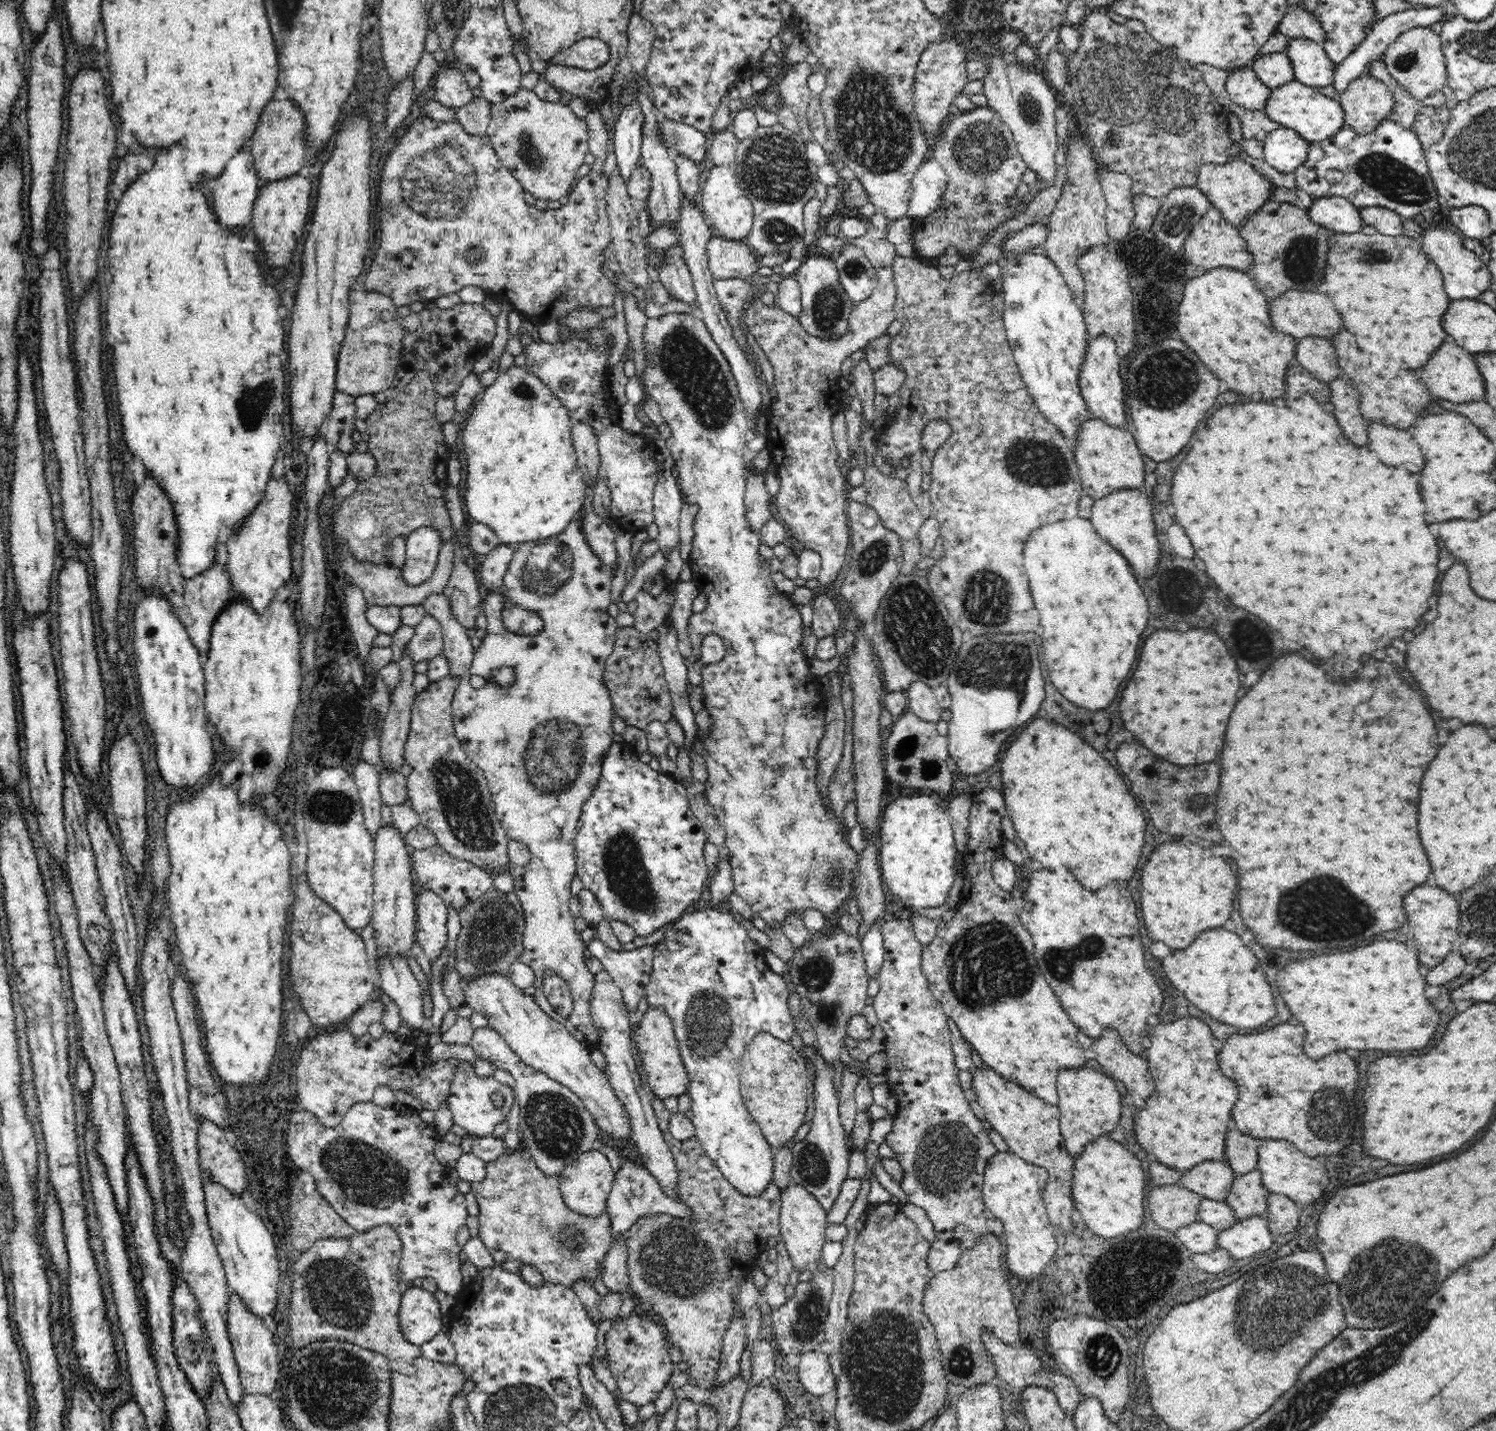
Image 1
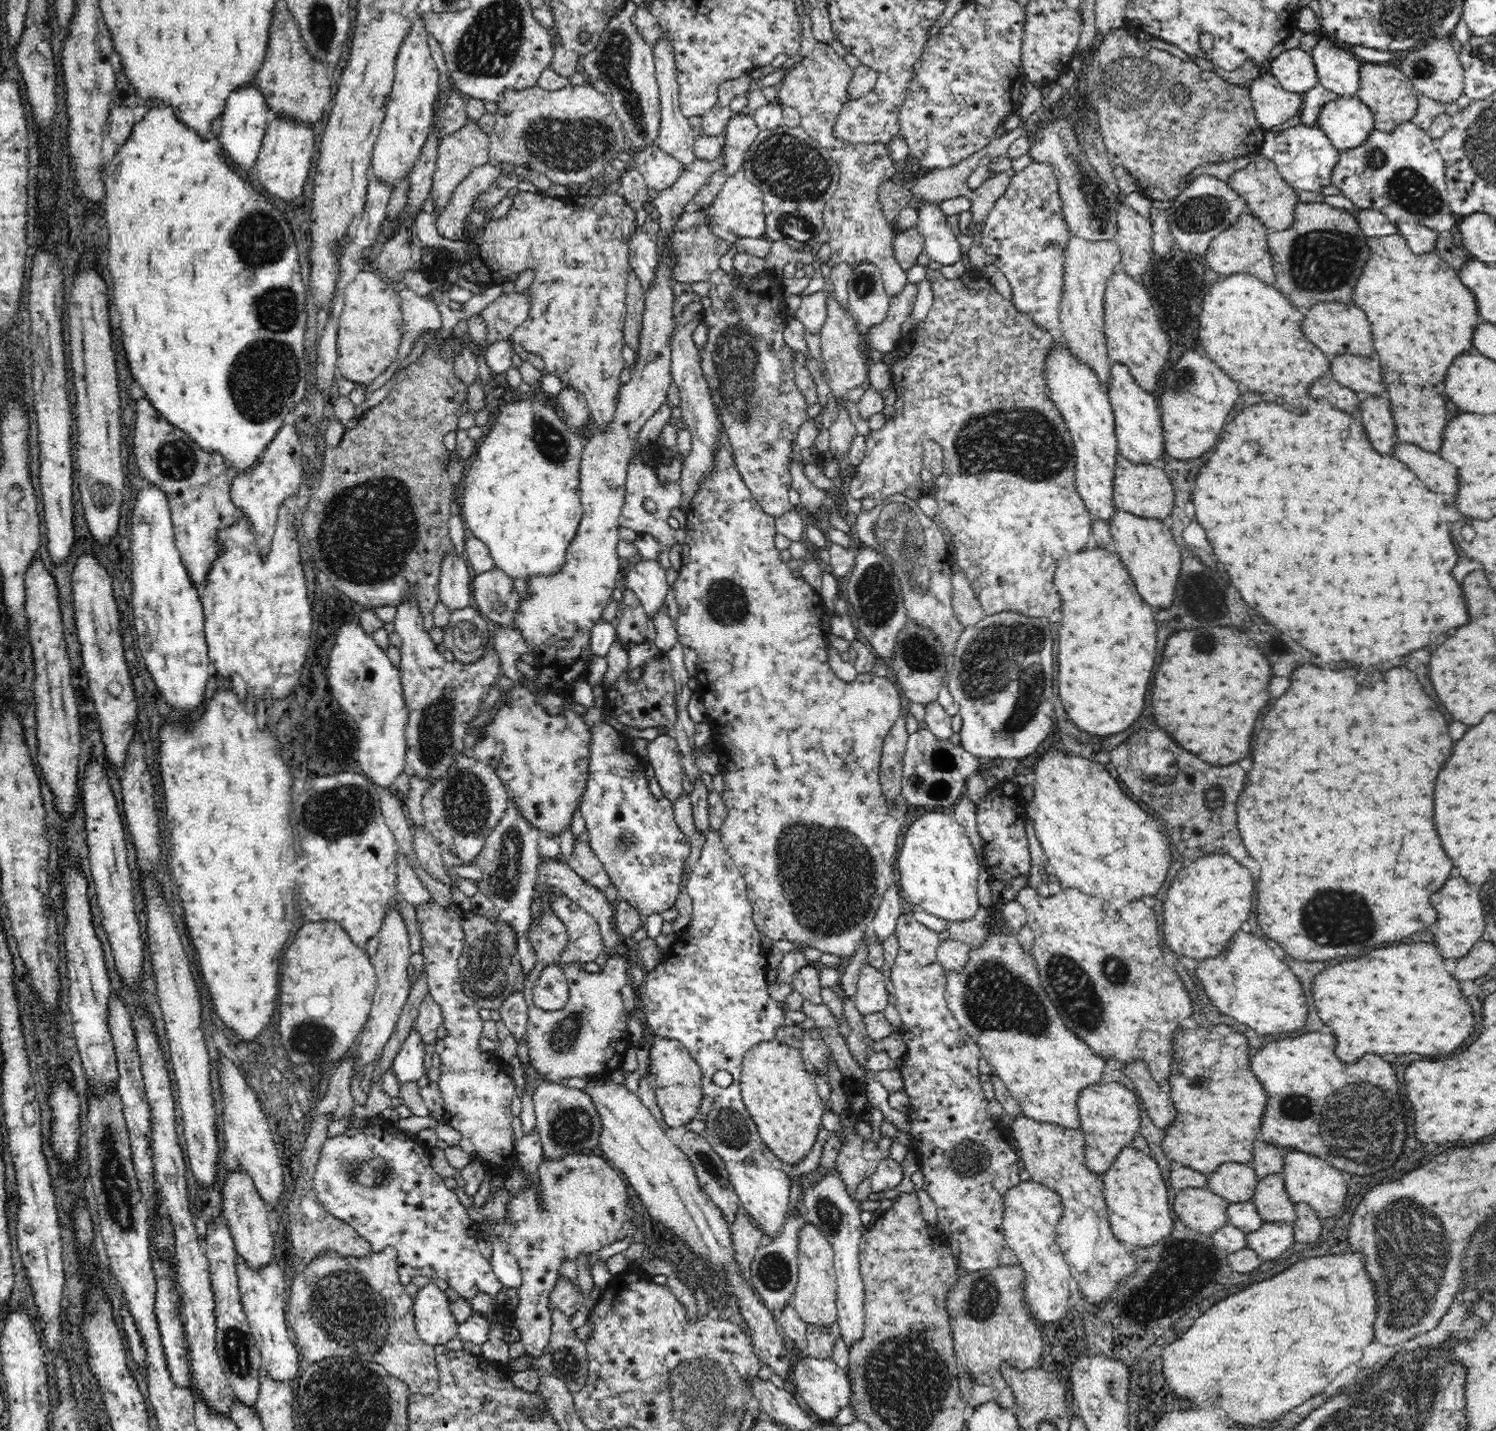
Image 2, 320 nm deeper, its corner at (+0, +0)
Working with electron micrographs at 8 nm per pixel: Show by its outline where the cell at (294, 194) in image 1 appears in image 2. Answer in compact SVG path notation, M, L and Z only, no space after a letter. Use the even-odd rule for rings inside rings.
M271 117L269 128L266 129L261 143L262 146L252 170L256 170L256 176L268 194L278 196L282 200L294 200L296 196L302 194L306 176L310 174L310 164L316 152L314 130L298 126L295 122L290 122L285 118Z

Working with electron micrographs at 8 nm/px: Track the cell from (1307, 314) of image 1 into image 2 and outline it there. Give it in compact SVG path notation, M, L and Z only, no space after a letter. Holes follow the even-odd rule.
M1314 304L1314 308L1308 310L1304 320L1304 332L1306 336L1322 350L1330 360L1336 354L1356 354L1356 356L1372 356L1374 346L1370 346L1370 322L1366 322L1366 314L1358 310L1356 306L1348 304Z

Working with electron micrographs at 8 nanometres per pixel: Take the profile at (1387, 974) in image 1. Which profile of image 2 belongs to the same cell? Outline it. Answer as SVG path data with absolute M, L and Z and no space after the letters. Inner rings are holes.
M1428 942L1400 944L1380 948L1364 958L1336 964L1316 980L1316 1006L1324 1024L1334 1028L1338 1046L1336 1056L1344 1062L1356 1062L1362 1054L1450 1054L1460 1048L1478 1026L1472 1006L1460 992L1458 980L1444 968L1444 958L1438 958L1436 946Z

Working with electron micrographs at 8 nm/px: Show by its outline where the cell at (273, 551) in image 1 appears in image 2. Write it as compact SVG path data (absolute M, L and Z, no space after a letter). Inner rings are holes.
M283 424L277 436L269 442L268 448L261 454L261 460L250 474L238 474L231 482L231 499L240 515L248 518L255 540L259 560L265 562L271 549L271 542L277 525L279 510L286 498L297 494L303 484L304 456L300 435L296 425Z

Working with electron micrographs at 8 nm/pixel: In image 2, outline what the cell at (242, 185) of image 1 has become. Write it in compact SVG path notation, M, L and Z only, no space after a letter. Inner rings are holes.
M255 84L246 85L242 88L242 94L234 94L234 98L230 98L230 106L225 106L222 111L220 120L222 128L220 128L220 136L218 140L222 142L222 148L226 152L226 156L238 164L240 170L251 170L255 165L259 150L262 146L266 129L269 128L271 114L266 106L266 101L262 98Z

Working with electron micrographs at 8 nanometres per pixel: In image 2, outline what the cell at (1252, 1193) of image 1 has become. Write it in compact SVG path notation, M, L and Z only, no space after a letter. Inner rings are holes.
M1270 1174L1259 1179L1252 1196L1255 1212L1265 1222L1287 1222L1296 1220L1296 1207L1288 1197L1282 1175Z

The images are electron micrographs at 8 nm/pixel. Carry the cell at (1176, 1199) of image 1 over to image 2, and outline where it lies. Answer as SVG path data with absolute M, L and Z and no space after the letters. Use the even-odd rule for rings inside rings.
M1203 1188L1180 1190L1174 1200L1174 1212L1188 1228L1202 1233L1214 1233L1228 1224L1226 1214L1230 1204L1216 1194Z

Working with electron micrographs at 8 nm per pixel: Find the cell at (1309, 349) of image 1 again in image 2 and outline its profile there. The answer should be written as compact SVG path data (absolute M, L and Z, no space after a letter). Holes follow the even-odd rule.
M1348 354L1336 356L1332 360L1329 376L1359 395L1382 395L1386 391L1386 384L1382 380L1382 368L1372 358L1360 358Z

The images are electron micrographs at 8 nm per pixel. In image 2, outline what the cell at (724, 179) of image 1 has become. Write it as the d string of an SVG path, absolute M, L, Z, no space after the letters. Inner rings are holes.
M742 171L726 179L711 209L715 222L738 238L766 235L762 191Z

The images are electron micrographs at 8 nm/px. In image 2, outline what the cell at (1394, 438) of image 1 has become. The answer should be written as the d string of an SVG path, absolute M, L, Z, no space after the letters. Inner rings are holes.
M1398 444L1394 452L1404 464L1414 470L1414 474L1422 482L1426 482L1432 492L1442 494L1448 504L1454 504L1454 474L1458 474L1458 470L1454 470L1454 464L1442 460L1438 454L1430 454L1410 444Z

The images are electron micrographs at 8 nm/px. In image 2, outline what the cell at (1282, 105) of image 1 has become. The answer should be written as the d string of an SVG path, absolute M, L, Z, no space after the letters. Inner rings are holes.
M1340 96L1324 103L1319 108L1315 124L1339 151L1358 146L1375 130L1370 109L1357 96Z

